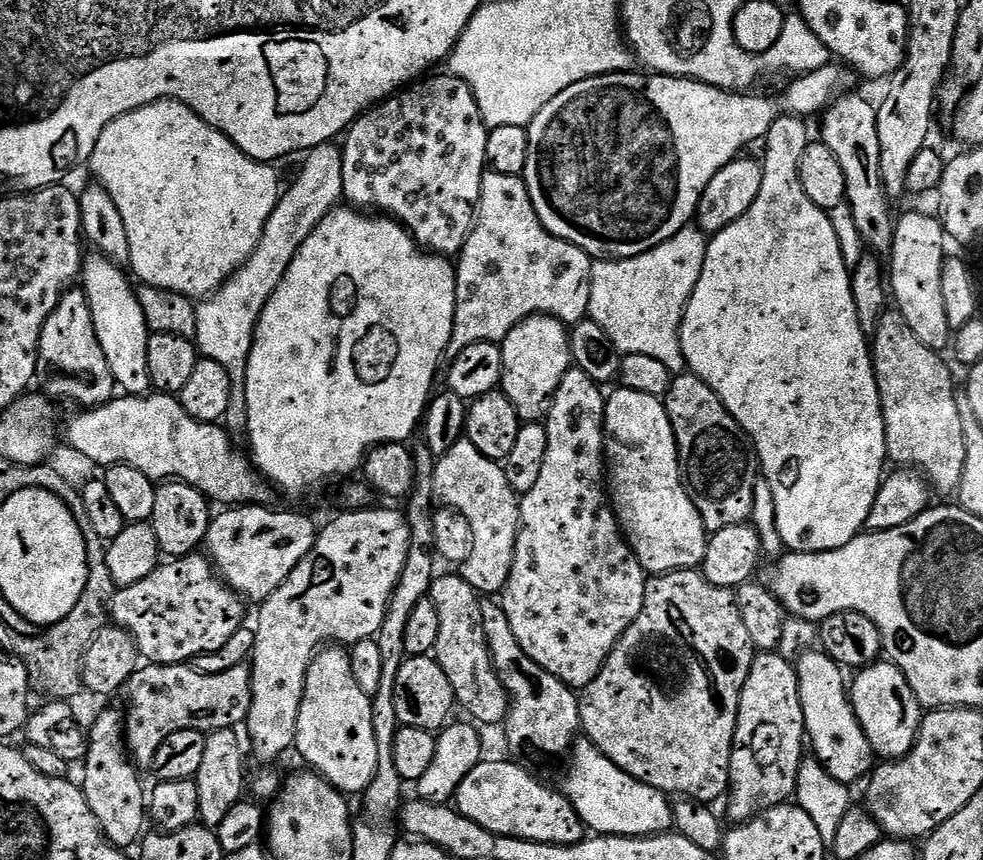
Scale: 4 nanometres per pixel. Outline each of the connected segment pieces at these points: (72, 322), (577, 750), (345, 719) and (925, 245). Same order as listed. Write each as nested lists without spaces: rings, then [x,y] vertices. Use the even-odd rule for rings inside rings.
[[[82,290],[65,292],[50,318],[46,318],[40,335],[36,374],[38,384],[45,388],[41,389],[57,401],[73,400],[80,404],[76,406],[99,406],[113,399],[117,391],[116,380],[110,374],[110,366],[106,366],[106,354],[102,354],[102,346],[98,344],[94,318]]]
[[[577,739],[571,745],[571,756],[572,765],[568,768],[562,791],[582,818],[585,829],[601,836],[657,836],[673,827],[673,805],[669,797],[626,774],[626,770],[610,762],[602,750],[593,746],[591,740]]]
[[[325,646],[313,656],[308,673],[306,674],[306,682],[304,683],[304,697],[302,698],[302,706],[298,710],[298,730],[296,731],[295,751],[300,751],[300,756],[305,760],[309,769],[315,770],[325,780],[329,780],[337,790],[345,794],[362,794],[367,787],[370,786],[371,780],[374,778],[375,770],[378,768],[378,745],[375,742],[374,723],[372,713],[373,697],[362,694],[358,682],[354,679],[354,670],[350,670],[350,658],[348,657],[349,649],[344,646]]]
[[[908,212],[896,221],[896,233],[894,234],[894,246],[890,257],[890,296],[894,301],[895,307],[906,318],[906,323],[914,329],[914,335],[921,342],[926,342],[926,346],[937,350],[944,350],[949,347],[953,339],[954,330],[948,324],[946,318],[946,306],[942,303],[942,266],[946,249],[944,249],[946,233],[943,224],[935,215],[927,216],[924,212]]]

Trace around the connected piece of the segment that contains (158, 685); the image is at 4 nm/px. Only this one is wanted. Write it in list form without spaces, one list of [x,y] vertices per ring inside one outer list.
[[[145,663],[129,677],[122,689],[123,696],[128,703],[128,709],[122,712],[124,743],[131,759],[141,769],[148,770],[158,746],[170,734],[178,734],[178,730],[193,728],[207,734],[215,728],[243,725],[252,701],[252,670],[242,663],[218,674],[202,674],[188,664]]]

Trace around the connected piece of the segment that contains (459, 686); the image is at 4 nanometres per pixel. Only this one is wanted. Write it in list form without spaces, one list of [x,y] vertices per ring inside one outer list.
[[[440,574],[432,581],[430,598],[434,606],[438,606],[438,642],[434,658],[442,666],[442,670],[446,670],[446,678],[450,678],[457,705],[461,709],[464,707],[473,716],[469,717],[481,725],[499,725],[508,715],[510,701],[504,693],[504,687],[500,685],[500,679],[492,665],[492,656],[488,652],[480,617],[481,593],[472,589],[463,575]]]

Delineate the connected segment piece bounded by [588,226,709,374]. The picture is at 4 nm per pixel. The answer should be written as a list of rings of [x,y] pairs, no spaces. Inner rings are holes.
[[[689,226],[678,230],[674,238],[654,246],[654,250],[637,252],[634,258],[597,260],[593,263],[588,316],[598,322],[606,334],[610,334],[610,342],[617,353],[647,354],[649,358],[658,358],[658,362],[665,364],[673,374],[685,371],[684,355],[680,349],[680,323],[690,294],[694,294],[694,286],[698,286],[698,278],[706,262],[708,242],[709,237],[699,227]]]

